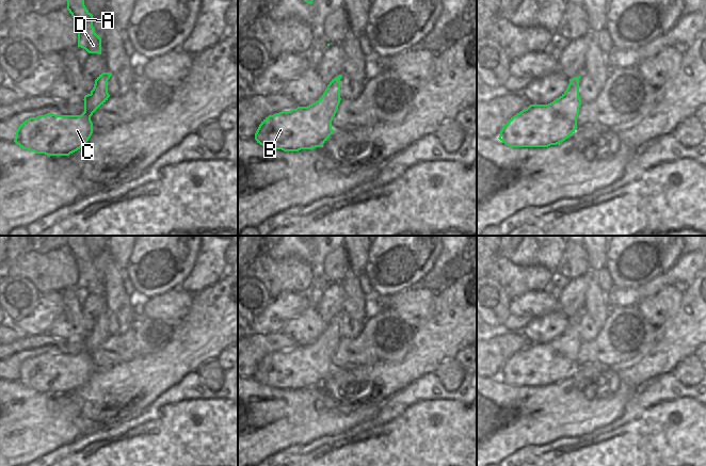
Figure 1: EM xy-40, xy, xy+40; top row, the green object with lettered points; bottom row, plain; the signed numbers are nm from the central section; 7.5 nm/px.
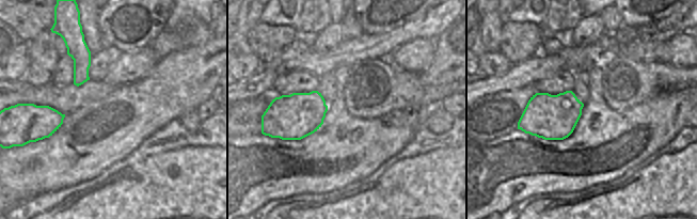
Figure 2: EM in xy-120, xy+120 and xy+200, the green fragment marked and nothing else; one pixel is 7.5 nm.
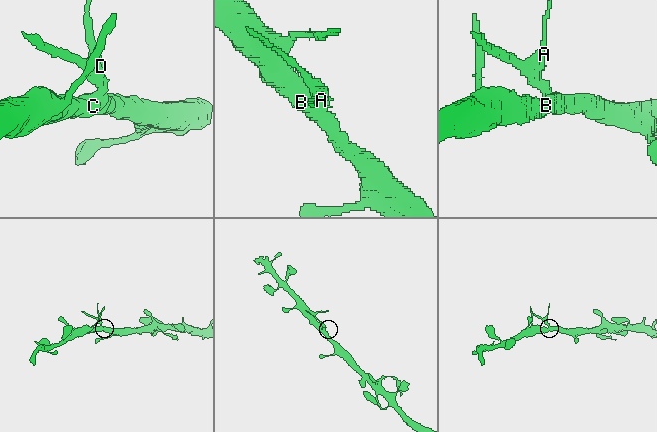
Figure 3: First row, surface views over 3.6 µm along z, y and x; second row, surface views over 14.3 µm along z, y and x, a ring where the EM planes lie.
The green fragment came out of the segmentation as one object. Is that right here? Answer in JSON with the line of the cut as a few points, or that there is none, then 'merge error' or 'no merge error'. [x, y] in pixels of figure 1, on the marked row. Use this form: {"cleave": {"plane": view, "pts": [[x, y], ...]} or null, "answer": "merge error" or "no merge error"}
{"cleave": {"plane": "xy-40", "pts": [[90, 94], [89, 105], [93, 111]]}, "answer": "merge error"}

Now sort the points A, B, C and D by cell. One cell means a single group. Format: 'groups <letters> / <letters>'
groups A D / B C

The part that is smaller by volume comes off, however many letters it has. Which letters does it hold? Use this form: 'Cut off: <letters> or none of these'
Cut off: A, D

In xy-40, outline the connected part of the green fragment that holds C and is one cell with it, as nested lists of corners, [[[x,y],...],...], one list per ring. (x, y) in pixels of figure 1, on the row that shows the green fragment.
[[[91,94],[84,96],[84,112],[81,115],[55,115],[47,113],[22,122],[16,131],[14,142],[30,151],[47,156],[69,156],[83,147],[93,133],[91,116],[98,109],[91,110]]]

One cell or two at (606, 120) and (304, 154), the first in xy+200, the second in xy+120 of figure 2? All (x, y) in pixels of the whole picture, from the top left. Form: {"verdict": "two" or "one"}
{"verdict": "one"}

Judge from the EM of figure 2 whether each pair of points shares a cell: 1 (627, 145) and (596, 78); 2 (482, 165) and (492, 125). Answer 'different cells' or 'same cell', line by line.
1: same cell
2: different cells

